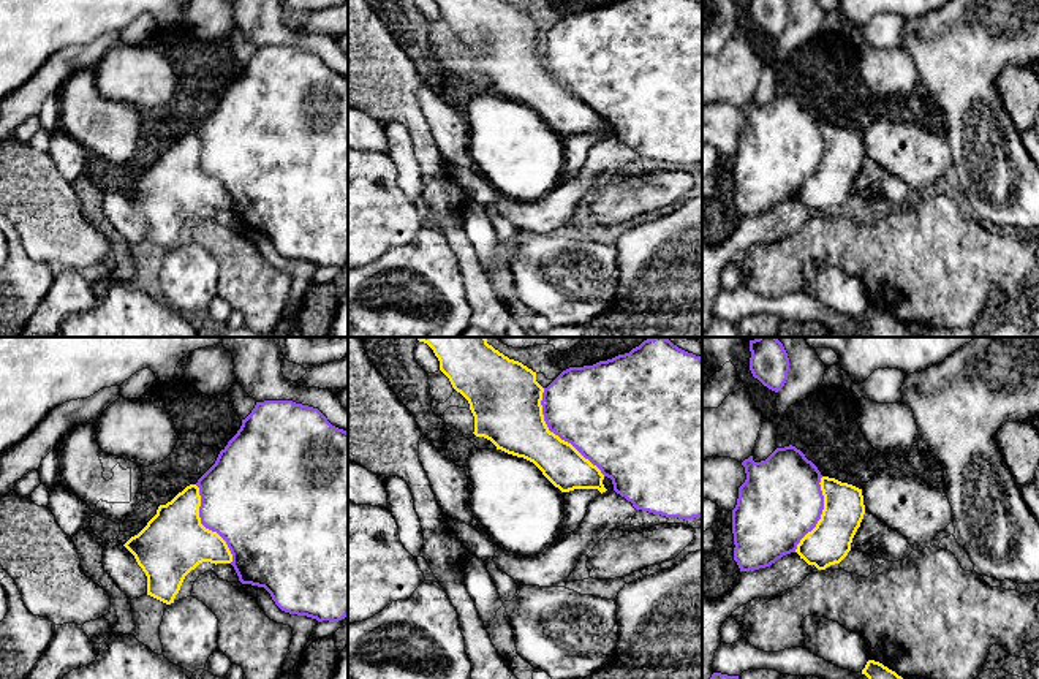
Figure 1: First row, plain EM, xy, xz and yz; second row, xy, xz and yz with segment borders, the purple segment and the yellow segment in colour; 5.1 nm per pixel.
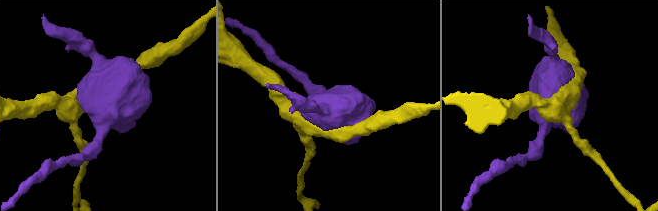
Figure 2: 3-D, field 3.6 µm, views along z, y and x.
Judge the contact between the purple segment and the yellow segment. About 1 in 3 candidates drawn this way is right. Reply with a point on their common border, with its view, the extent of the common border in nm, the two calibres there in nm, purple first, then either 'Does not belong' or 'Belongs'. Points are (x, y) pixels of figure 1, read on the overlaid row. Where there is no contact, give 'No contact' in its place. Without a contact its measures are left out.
Touches purple at xz (557, 434). Shared border 550 nm. Thickness 460 nm (purple) against 320 nm. Does not belong

